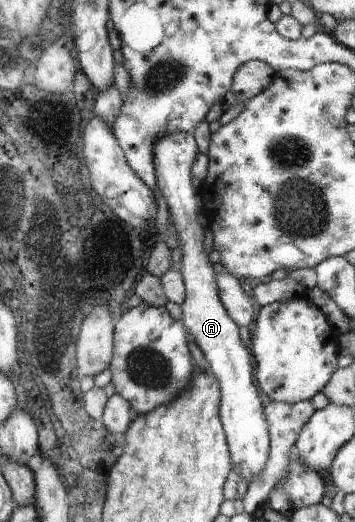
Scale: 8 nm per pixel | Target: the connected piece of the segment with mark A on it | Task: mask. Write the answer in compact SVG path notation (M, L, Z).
M169 132L161 136L153 148L156 165L156 185L167 200L168 214L171 214L175 232L181 248L181 272L185 287L185 302L182 304L182 323L189 332L190 340L201 348L205 355L207 369L217 378L220 385L220 419L228 433L229 448L232 451L235 477L245 480L261 474L269 458L269 434L266 416L263 416L257 386L253 384L253 366L249 352L245 350L237 323L221 304L220 291L215 284L215 269L205 252L205 232L199 224L199 202L197 190L191 184L191 166L200 152L196 137L185 132Z

